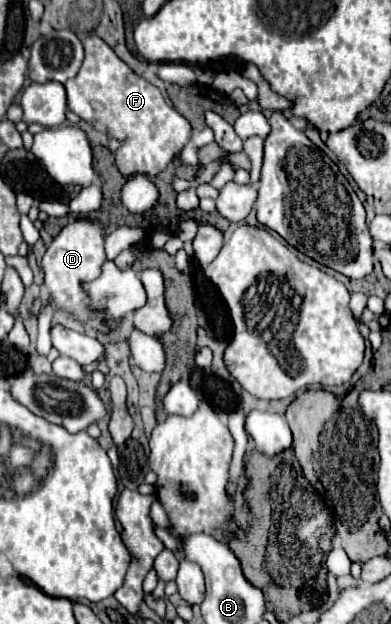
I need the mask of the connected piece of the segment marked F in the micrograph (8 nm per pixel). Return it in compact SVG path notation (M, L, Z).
M88 36L82 44L84 62L76 78L64 84L68 108L82 120L92 122L96 130L124 140L116 150L116 168L124 178L136 174L154 178L170 164L190 138L192 128L188 120L164 102L156 86L134 74L102 38Z

